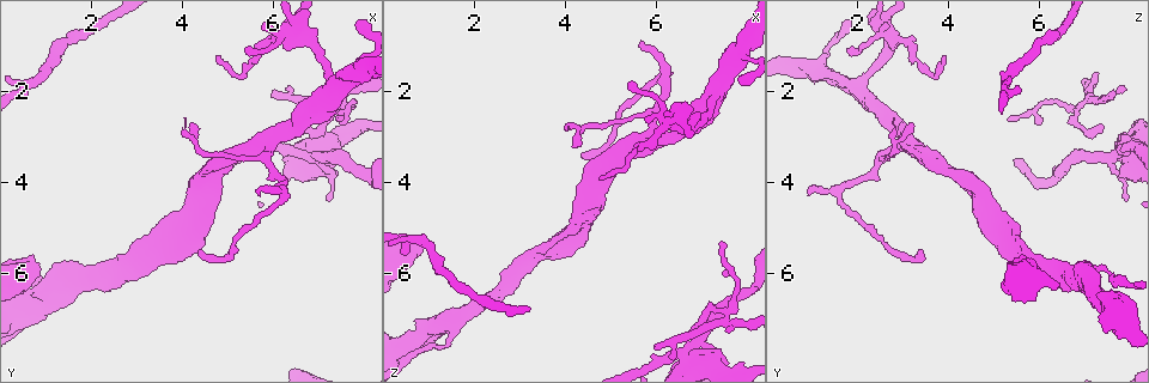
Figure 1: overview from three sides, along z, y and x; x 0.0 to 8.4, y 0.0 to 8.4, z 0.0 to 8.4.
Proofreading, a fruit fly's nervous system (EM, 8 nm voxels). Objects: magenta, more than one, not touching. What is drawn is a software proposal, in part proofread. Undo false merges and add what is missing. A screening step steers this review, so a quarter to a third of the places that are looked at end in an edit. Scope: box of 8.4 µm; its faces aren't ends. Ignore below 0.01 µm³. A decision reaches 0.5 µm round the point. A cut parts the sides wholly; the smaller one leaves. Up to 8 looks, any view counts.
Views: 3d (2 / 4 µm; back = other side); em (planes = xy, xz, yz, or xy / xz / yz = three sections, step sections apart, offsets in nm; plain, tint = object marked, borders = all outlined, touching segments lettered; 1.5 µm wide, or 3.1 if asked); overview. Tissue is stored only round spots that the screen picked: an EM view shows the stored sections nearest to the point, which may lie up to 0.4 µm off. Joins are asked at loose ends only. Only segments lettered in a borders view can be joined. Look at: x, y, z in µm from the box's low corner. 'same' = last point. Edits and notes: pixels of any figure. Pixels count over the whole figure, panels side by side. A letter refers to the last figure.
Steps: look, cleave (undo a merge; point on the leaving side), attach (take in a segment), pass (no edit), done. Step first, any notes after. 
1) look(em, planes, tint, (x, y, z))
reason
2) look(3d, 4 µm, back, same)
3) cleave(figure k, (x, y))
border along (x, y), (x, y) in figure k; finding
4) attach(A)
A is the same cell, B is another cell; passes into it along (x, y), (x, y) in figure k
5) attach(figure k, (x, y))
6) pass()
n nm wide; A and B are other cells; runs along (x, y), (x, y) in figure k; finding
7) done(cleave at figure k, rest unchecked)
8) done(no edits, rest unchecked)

look(3d, 4 µm, back, (1.50, 5.90, 7.35))
sharp bend

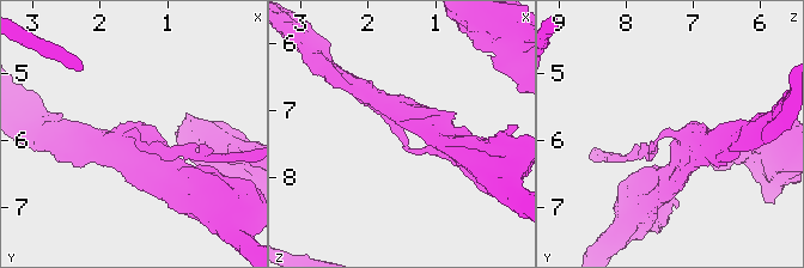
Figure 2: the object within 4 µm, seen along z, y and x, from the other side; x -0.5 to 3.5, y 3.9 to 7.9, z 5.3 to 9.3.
look(em, yz, step 4, tint, (1.50, 5.90, 7.35))

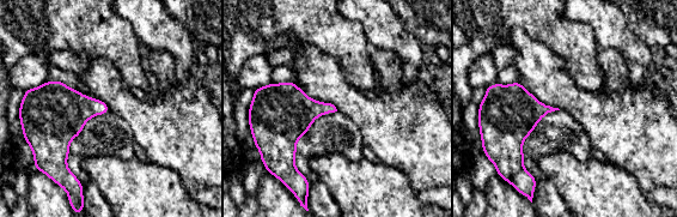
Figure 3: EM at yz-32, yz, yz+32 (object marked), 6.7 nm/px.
look(em, yz, step 4, borders, same)

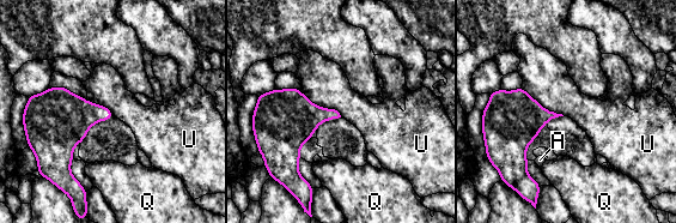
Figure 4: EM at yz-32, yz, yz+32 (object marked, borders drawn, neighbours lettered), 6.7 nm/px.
pass()
80 nm wide; A, Q and U are other cells; border along (299, 91), (341, 115) in figure 4; continuous, no second neuron

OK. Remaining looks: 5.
look(em, planes, borders, (7.40, 2.60, 5.30))
an open end

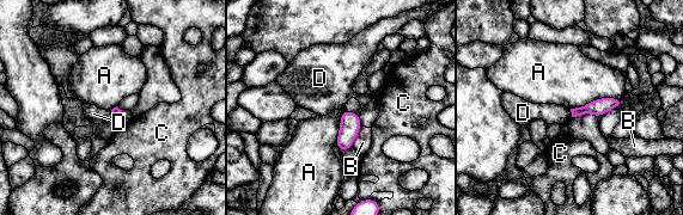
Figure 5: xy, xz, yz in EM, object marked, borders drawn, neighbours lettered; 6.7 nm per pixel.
pass()
A, B, C and D are other cells; border along (623, 100), (596, 98), (571, 109) in figure 5; none of them fits

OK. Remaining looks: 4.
look(em, planes, tint, (5.95, 2.05, 7.60))
an open end

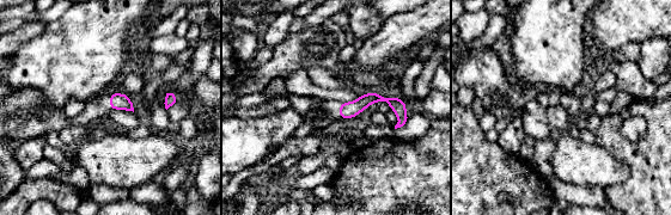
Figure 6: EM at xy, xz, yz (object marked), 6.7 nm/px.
look(em, planes, borders, same)

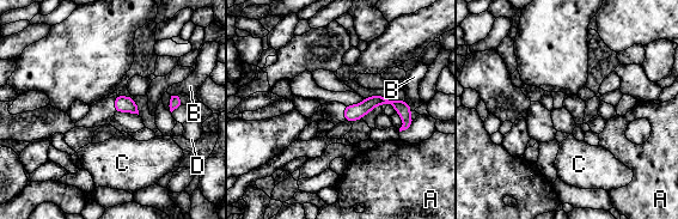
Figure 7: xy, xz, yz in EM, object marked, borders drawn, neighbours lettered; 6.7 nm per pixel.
pass()
B touches over 100 nm; A, B, C and D are other cells; runs along (346, 111), (390, 101), (408, 121) in figure 7; none of them fits

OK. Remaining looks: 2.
done(no edits, rest unchecked)

